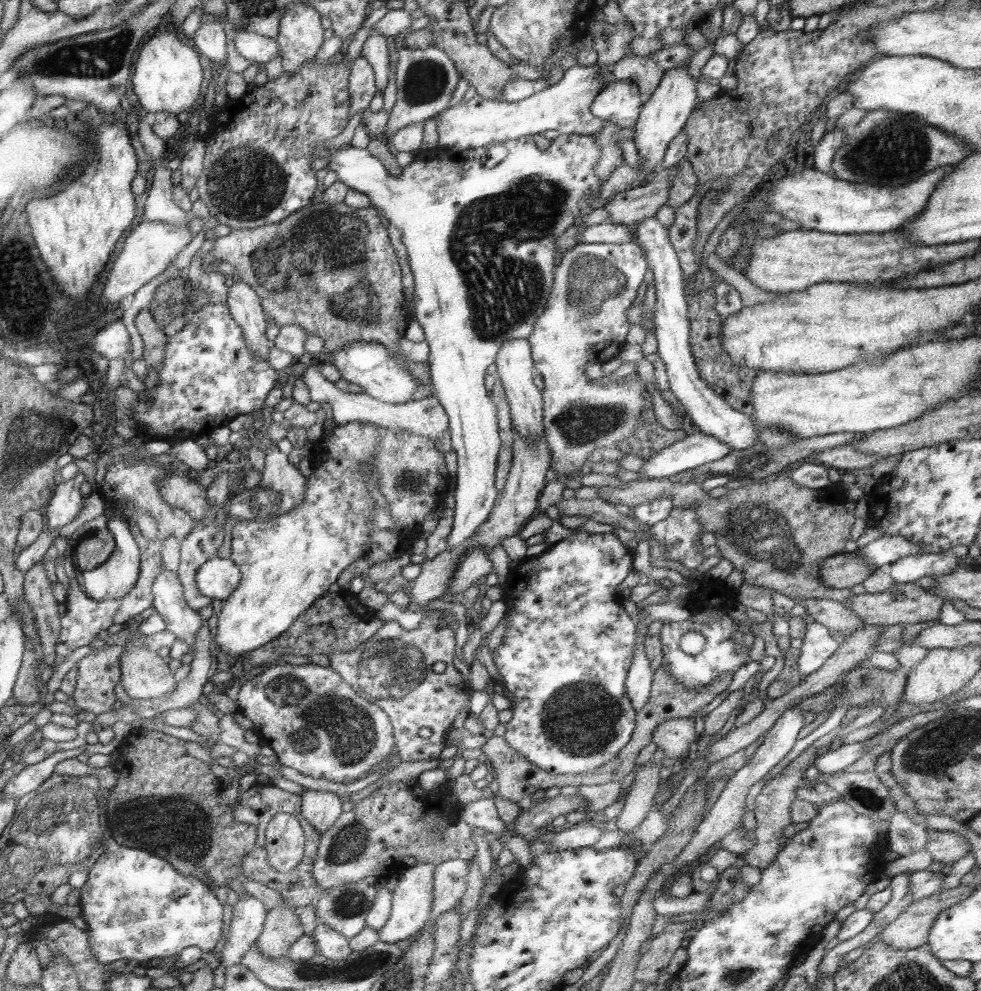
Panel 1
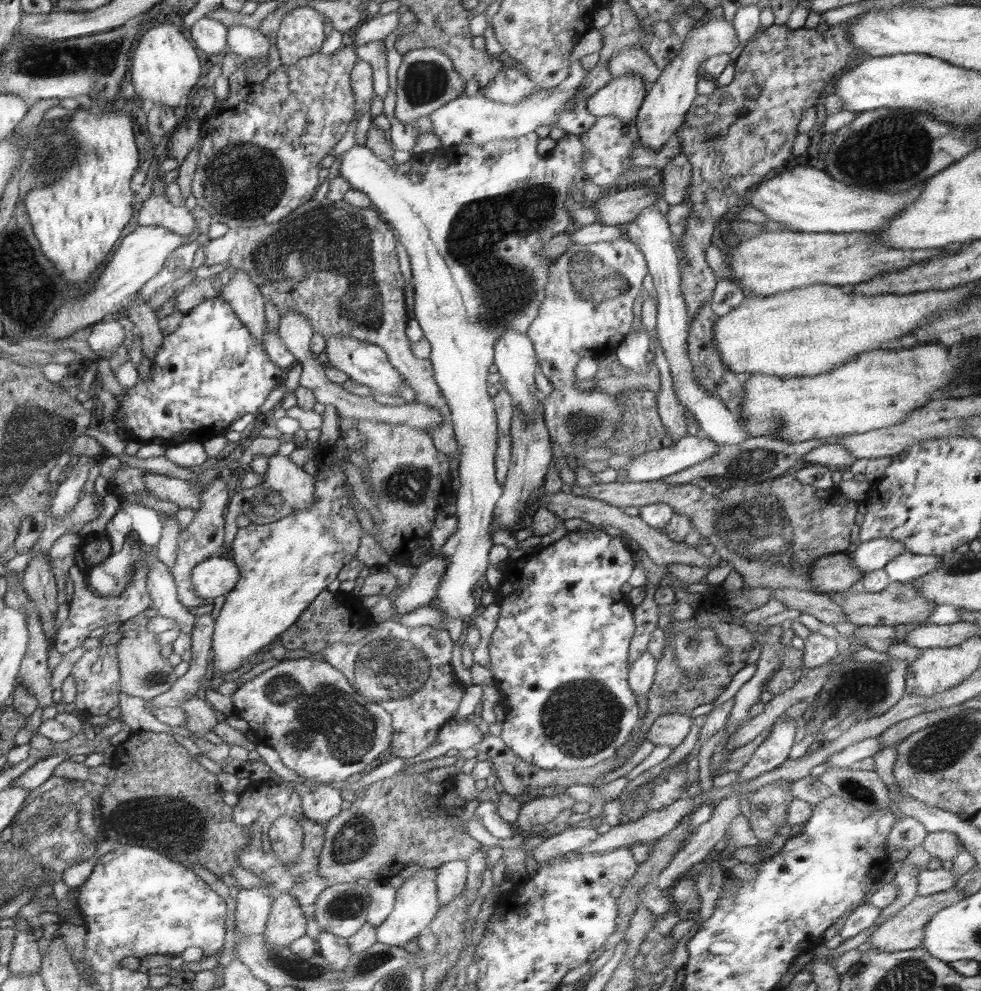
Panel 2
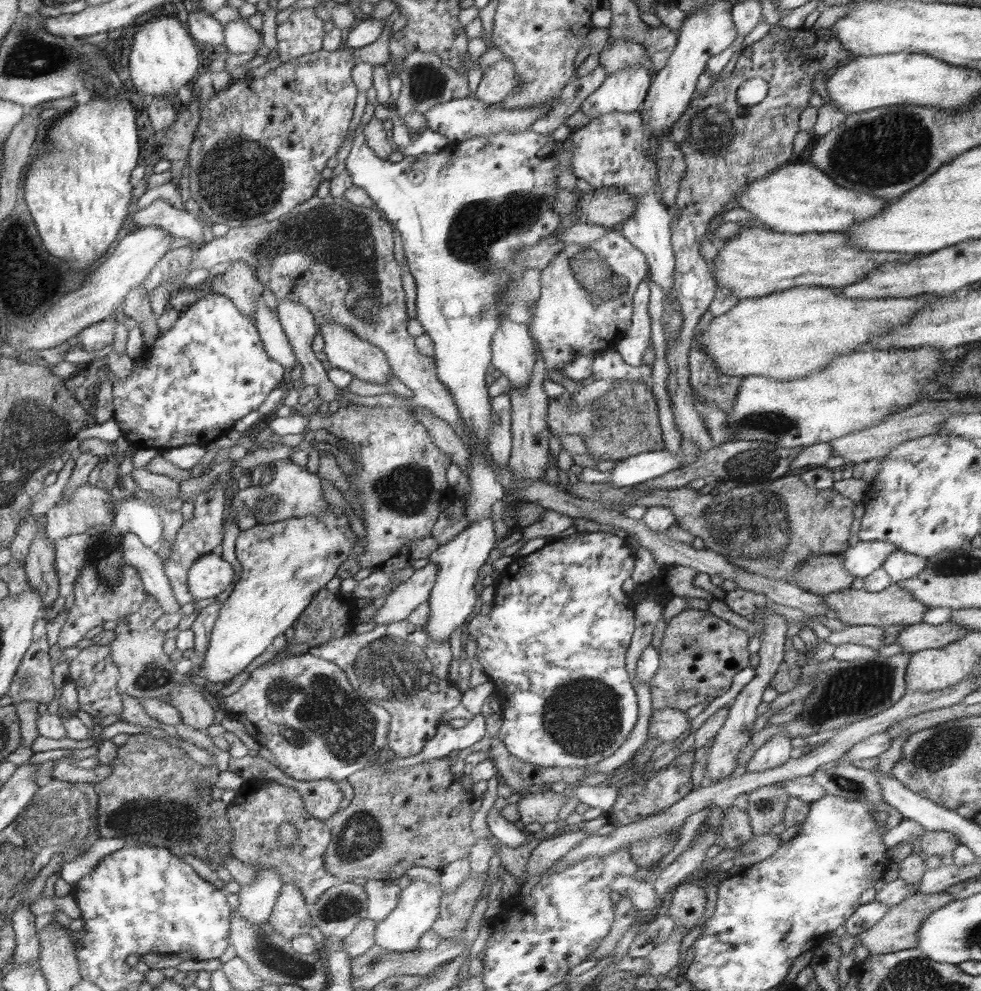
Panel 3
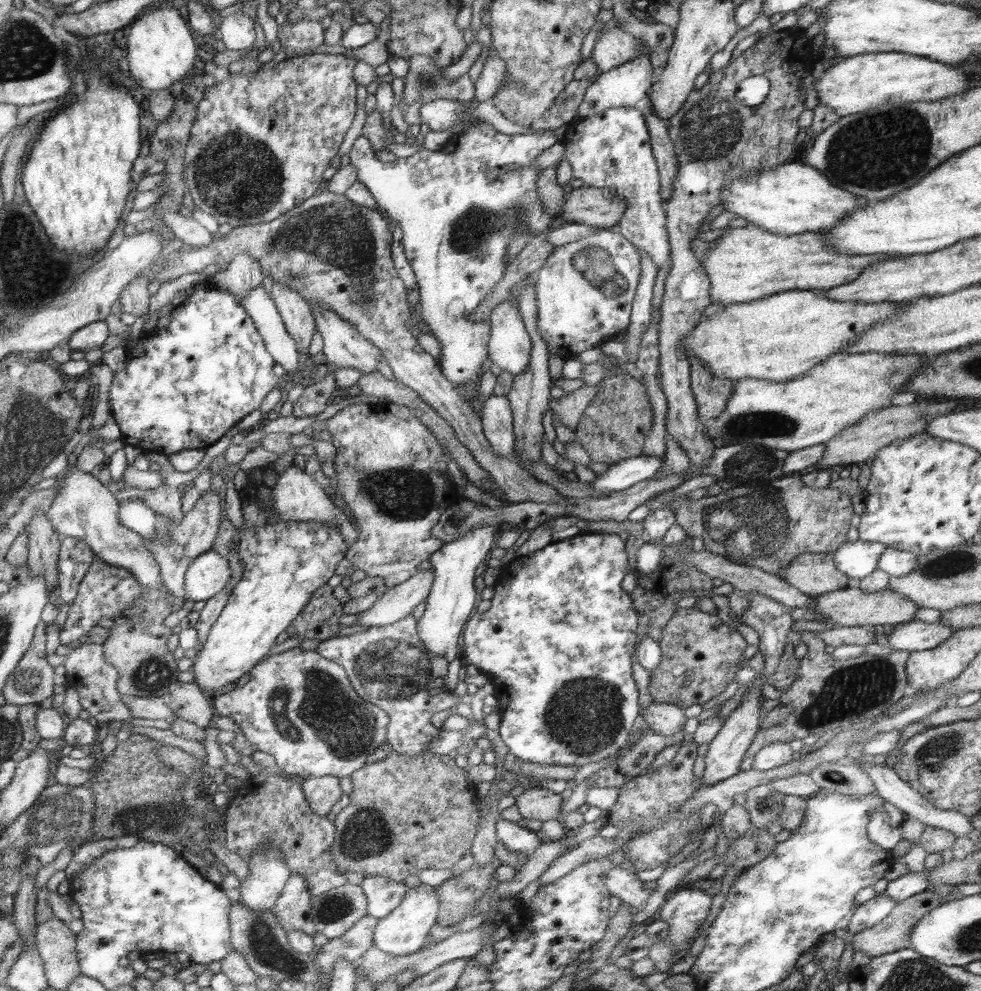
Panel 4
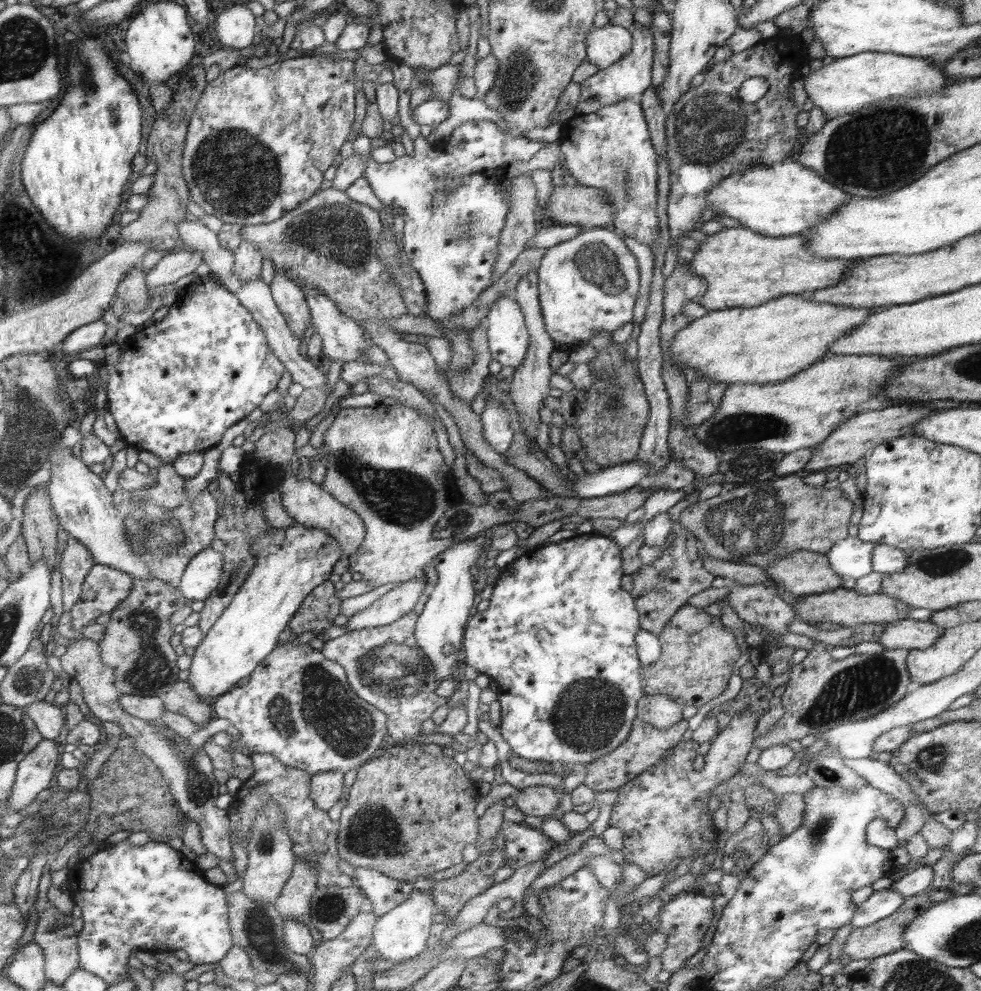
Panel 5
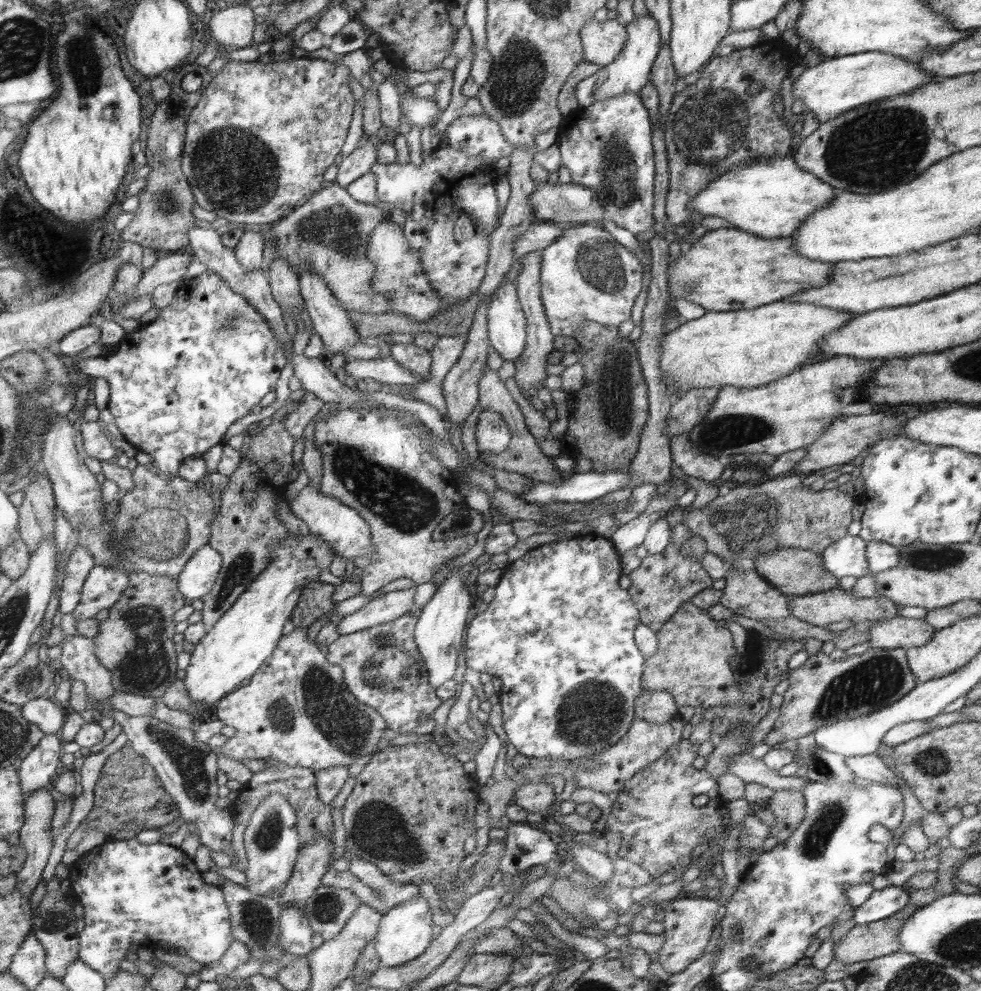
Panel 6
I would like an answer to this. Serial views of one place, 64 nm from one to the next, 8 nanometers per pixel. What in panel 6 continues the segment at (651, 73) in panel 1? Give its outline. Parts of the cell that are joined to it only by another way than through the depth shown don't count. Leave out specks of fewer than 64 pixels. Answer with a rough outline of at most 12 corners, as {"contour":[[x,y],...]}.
{"contour":[[616,19],[581,30],[585,59],[599,67],[620,56],[628,27]]}

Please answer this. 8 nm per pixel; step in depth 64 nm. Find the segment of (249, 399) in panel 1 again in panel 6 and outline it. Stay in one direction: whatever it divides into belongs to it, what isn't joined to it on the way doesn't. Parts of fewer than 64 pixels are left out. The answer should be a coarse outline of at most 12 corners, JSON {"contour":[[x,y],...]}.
{"contour":[[213,271],[112,353],[126,441],[162,477],[266,394],[286,344]]}

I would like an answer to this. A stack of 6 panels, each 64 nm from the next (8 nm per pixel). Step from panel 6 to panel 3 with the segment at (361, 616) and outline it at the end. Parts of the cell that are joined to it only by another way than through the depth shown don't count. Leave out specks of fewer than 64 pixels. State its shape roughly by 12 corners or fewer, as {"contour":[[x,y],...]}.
{"contour":[[430,561],[385,596],[377,625],[428,603],[438,565]]}

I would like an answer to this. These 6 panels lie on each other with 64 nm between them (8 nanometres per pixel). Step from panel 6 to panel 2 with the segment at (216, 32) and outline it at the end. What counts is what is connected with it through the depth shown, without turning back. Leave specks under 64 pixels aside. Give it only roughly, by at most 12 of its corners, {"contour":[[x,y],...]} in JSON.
{"contour":[[230,26],[228,44],[247,60],[265,62],[270,42],[258,29]]}

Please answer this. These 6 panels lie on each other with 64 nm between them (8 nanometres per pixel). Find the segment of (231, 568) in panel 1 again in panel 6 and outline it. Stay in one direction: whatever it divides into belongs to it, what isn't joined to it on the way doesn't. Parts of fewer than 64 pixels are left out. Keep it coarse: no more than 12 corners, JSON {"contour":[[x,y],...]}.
{"contour":[[201,546],[177,585],[186,598],[203,598],[217,584],[224,559]]}

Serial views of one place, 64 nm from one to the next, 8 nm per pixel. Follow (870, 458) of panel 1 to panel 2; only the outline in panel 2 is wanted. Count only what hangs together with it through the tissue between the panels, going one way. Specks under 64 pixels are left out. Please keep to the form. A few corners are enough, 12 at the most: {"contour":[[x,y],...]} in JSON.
{"contour":[[821,444],[800,462],[841,471],[862,466],[845,446]]}

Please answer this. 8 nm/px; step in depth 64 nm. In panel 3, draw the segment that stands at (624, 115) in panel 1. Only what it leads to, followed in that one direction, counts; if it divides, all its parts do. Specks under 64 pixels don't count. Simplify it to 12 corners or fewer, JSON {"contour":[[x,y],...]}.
{"contour":[[639,65],[609,74],[579,109],[590,118],[639,111],[653,77]]}

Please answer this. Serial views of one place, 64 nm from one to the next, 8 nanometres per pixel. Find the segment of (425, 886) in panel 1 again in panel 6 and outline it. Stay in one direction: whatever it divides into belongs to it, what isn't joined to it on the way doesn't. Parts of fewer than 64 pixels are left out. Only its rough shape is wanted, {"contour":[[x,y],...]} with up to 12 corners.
{"contour":[[422,895],[386,913],[373,942],[382,967],[406,965],[432,938]]}

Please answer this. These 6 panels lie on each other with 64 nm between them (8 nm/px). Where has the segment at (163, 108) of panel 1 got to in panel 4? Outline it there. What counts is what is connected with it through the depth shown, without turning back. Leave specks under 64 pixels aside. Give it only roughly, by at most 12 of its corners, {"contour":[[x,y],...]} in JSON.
{"contour":[[176,8],[129,26],[138,86],[169,89],[190,75],[196,40]]}

